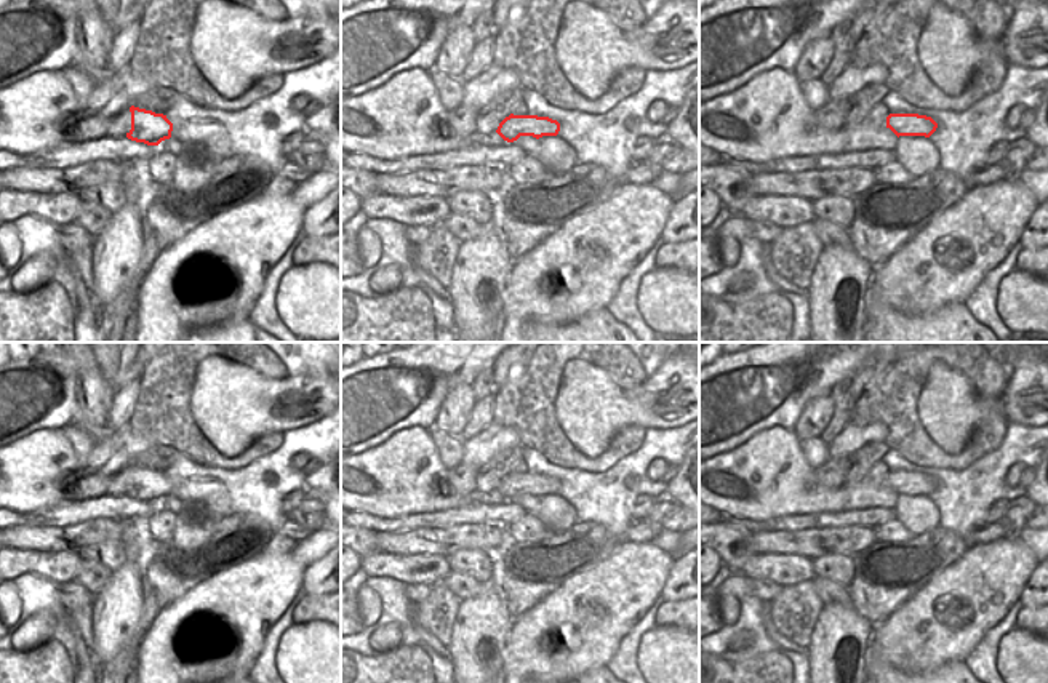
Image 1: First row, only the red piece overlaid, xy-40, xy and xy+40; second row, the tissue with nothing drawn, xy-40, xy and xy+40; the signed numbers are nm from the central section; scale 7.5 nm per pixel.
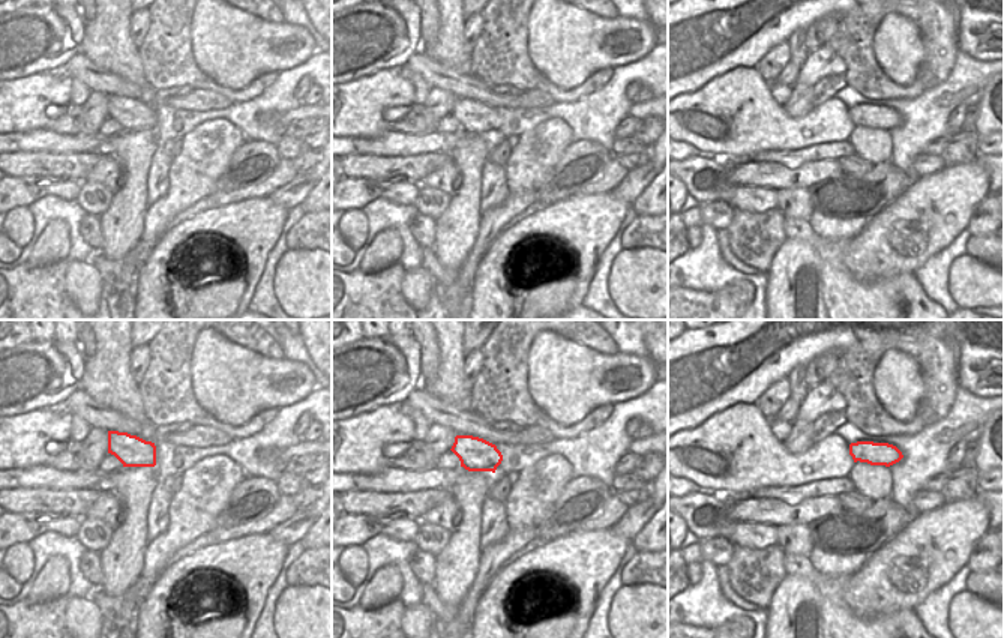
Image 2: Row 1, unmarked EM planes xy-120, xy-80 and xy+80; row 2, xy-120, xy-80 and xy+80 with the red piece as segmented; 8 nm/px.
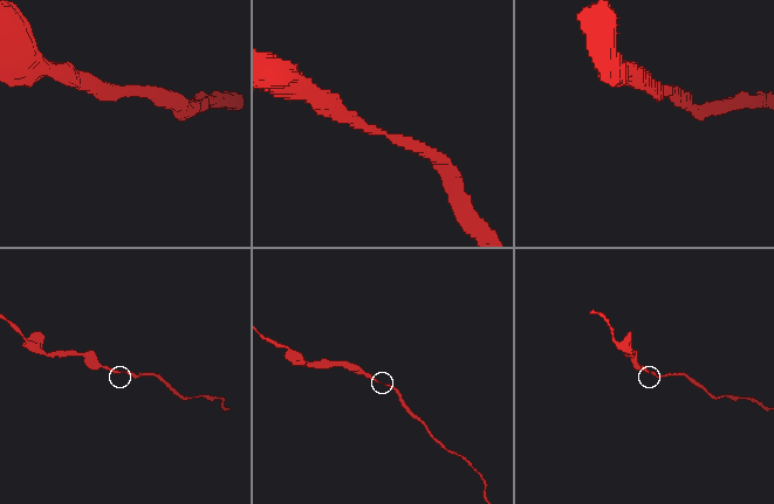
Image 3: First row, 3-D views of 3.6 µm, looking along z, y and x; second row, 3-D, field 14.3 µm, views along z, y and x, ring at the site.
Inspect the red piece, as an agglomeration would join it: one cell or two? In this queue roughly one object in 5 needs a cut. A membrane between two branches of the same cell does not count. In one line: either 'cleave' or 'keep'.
keep

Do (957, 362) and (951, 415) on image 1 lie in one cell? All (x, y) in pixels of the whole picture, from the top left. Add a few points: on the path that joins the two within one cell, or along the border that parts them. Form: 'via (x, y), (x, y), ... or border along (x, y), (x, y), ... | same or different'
via (951, 375), (951, 402) | same

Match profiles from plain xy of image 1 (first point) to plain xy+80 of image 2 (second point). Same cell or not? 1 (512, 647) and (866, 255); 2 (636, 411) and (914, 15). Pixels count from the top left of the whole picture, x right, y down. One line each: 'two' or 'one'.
1: one
2: two

